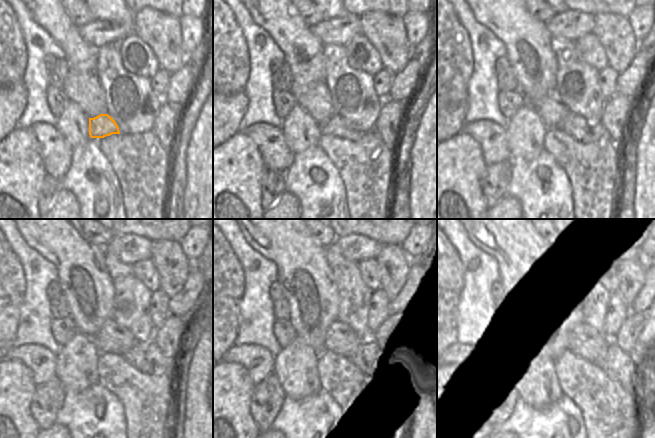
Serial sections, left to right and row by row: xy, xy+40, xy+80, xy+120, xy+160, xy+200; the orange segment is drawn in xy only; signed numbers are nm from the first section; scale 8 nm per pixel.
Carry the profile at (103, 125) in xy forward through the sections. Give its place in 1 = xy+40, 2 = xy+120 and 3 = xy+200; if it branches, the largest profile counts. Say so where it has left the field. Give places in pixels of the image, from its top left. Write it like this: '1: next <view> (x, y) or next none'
1: next xy+40 (337, 126)
2: next xy+120 (148, 358)
3: next xy+200 (618, 364)

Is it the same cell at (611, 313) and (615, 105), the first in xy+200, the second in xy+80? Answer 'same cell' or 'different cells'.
different cells

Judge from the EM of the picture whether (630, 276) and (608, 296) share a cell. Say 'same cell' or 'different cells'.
different cells

